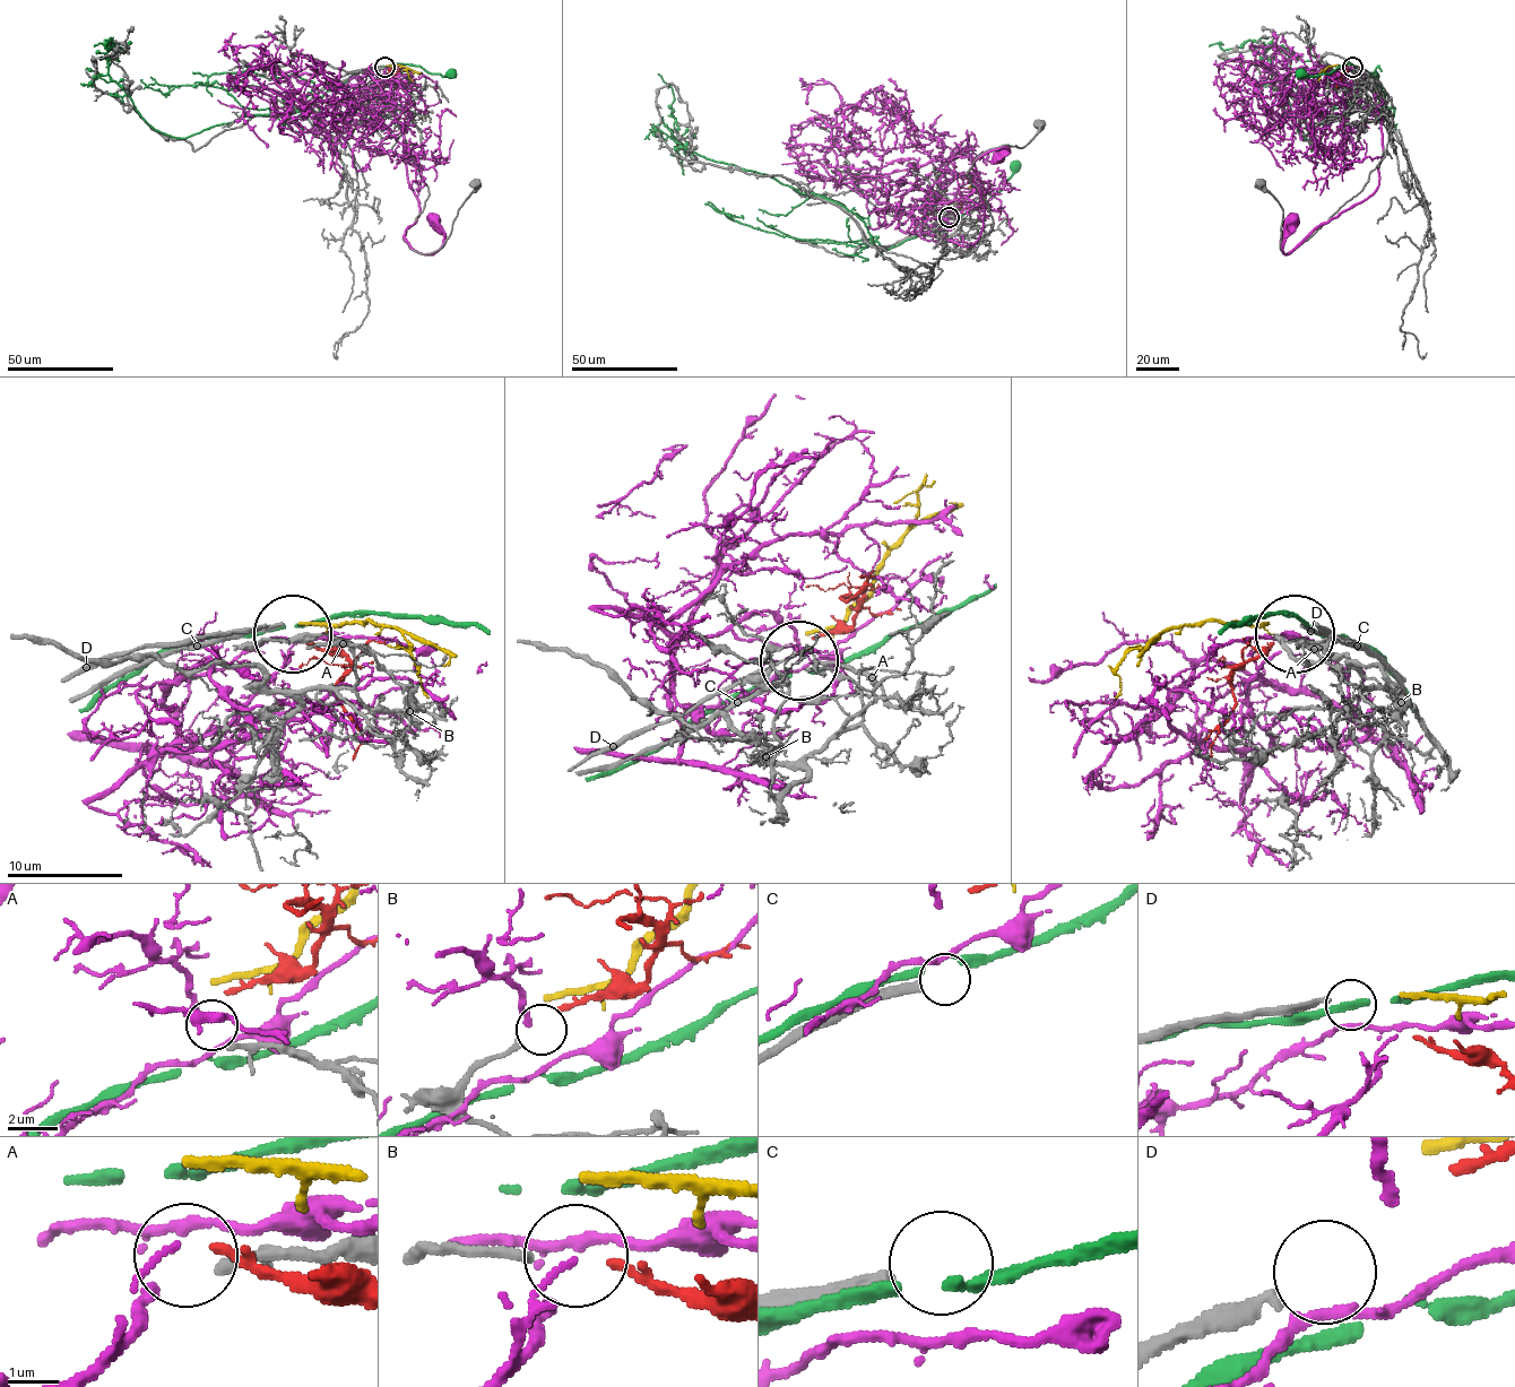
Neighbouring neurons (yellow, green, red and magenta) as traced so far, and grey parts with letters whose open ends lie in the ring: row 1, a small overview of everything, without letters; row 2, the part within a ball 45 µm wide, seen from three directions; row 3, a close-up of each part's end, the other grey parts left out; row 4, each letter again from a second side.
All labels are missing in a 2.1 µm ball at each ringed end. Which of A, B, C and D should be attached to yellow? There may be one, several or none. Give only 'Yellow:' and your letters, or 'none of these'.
Yellow: none of these

